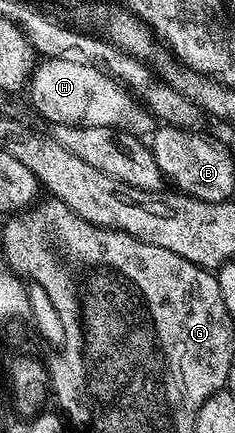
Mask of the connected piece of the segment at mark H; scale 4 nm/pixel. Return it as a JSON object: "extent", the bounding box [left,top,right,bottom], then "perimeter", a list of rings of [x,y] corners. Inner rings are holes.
{"extent":[26,58,154,135],"perimeter":[[[47,58],[41,60],[28,79],[26,94],[32,105],[53,126],[78,125],[81,127],[115,127],[137,135],[153,132],[154,118],[133,96],[132,90],[107,73],[85,64],[69,60]]]}

